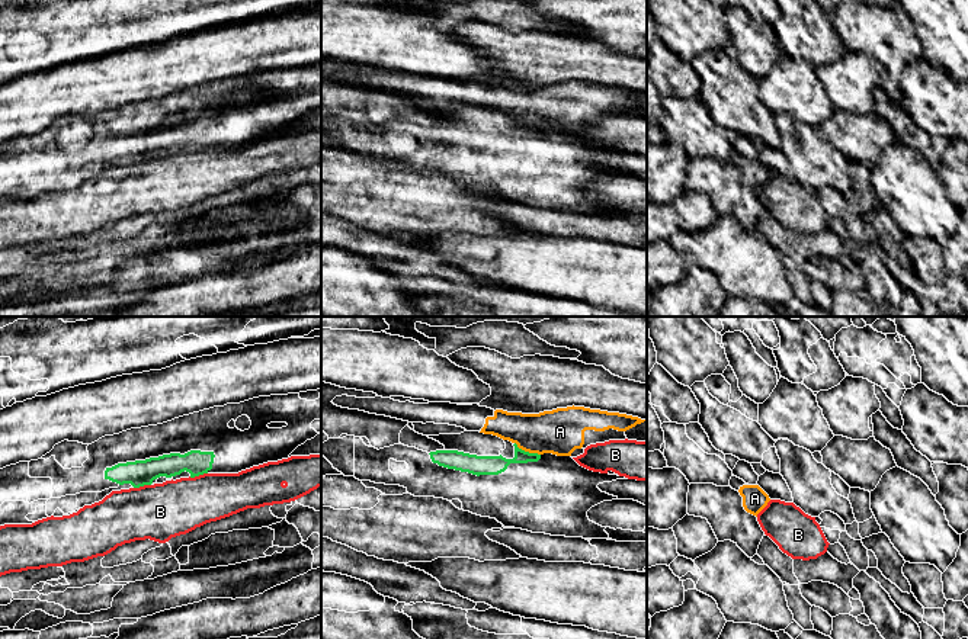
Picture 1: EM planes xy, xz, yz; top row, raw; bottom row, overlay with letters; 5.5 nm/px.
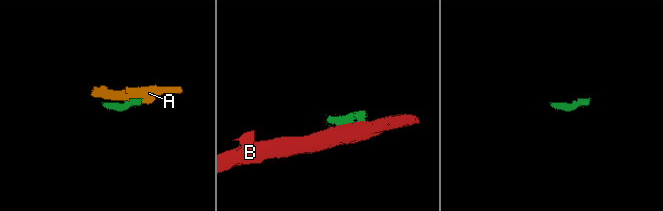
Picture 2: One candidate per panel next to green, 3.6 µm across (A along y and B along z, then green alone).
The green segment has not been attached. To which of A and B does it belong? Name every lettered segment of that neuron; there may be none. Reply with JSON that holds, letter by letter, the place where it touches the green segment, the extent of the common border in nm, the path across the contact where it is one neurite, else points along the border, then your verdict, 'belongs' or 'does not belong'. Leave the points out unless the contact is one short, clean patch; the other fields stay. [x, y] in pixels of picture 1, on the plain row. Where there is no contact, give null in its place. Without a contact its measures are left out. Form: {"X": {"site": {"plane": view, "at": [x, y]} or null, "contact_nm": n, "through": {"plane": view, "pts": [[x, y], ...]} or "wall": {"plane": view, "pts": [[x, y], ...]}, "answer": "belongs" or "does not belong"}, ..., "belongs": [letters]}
{"A": {"site": {"plane": "xz", "at": [526, 127]}, "contact_nm": 160, "wall": {"plane": "xz", "pts": [[515, 116], [519, 122], [539, 129]]}, "answer": "does not belong"}, "B": {"site": {"plane": "xy", "at": [198, 150]}, "contact_nm": 110, "wall": {"plane": "xy", "pts": [[207, 147], [189, 151]]}, "answer": "does not belong"}, "belongs": []}

